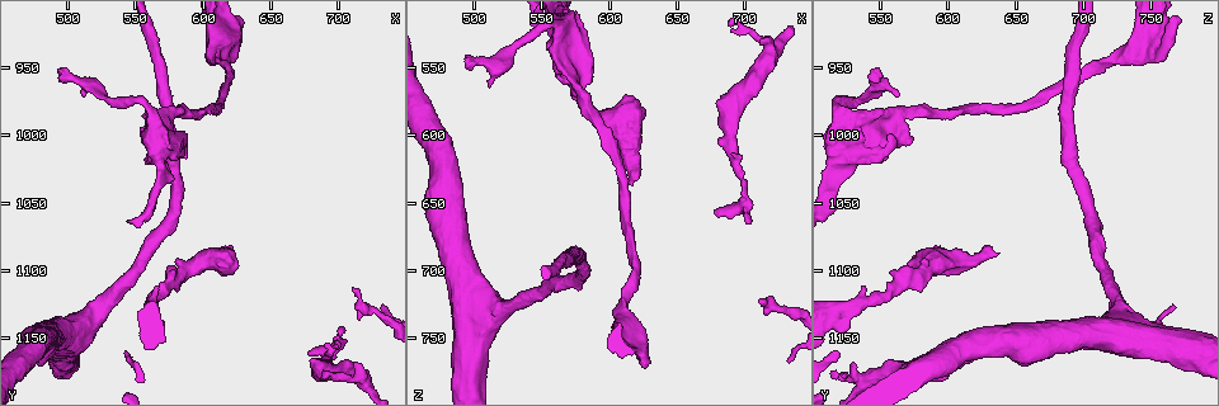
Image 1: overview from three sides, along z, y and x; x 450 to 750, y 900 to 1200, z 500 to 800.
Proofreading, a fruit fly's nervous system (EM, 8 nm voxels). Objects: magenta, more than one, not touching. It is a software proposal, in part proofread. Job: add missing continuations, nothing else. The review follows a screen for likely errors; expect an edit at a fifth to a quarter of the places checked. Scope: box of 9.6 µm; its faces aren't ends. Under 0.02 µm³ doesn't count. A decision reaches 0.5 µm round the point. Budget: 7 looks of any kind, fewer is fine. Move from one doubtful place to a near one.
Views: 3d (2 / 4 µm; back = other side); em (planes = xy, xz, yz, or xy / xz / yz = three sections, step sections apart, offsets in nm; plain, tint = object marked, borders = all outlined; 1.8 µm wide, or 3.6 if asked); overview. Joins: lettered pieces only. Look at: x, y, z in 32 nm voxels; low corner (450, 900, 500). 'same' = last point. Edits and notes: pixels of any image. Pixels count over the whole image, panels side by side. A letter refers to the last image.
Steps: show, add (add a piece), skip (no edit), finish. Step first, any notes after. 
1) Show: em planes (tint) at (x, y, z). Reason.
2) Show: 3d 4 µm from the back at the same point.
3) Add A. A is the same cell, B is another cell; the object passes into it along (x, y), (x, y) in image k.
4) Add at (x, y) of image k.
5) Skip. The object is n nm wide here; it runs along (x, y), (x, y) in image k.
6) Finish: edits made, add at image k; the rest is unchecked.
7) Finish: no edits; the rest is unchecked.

Show: 3d 2 µm at (616, 1086, 636). Thick end.

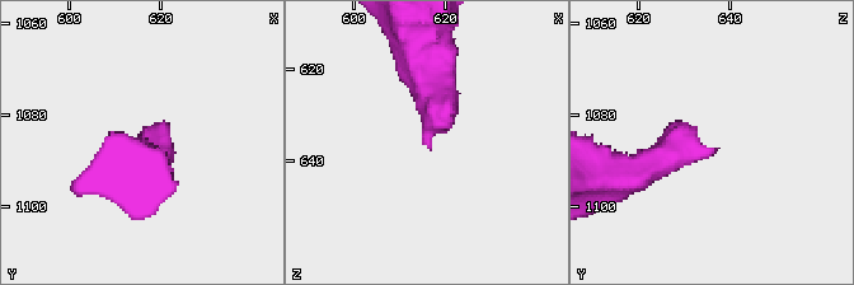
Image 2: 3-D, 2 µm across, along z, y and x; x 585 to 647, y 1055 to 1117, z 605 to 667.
Show: em planes (tint) at (616, 1087, 635).

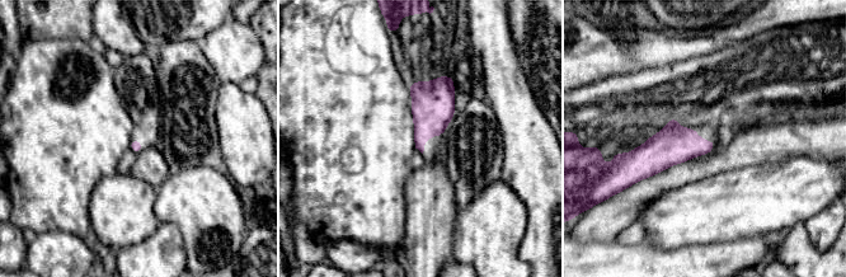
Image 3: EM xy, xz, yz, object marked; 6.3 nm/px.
Show: em planes (borders) at the same point. What lies round it.

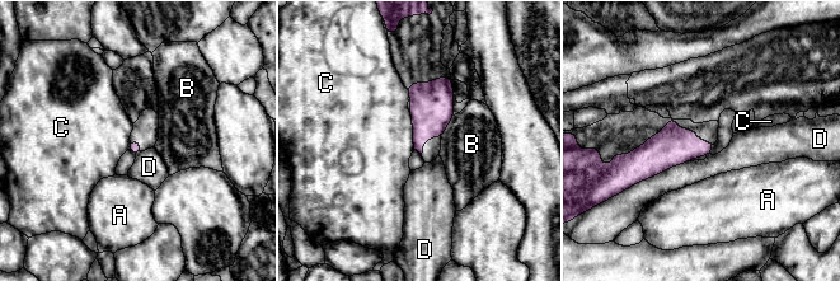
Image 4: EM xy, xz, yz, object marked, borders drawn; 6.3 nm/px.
Skip. A, B, C and D are other cells; a border runs along (409, 112), (414, 149) in image 4; none of them fits.

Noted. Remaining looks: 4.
Show: em yz step 4 (borders) at (678, 1164, 656). Tapers out.

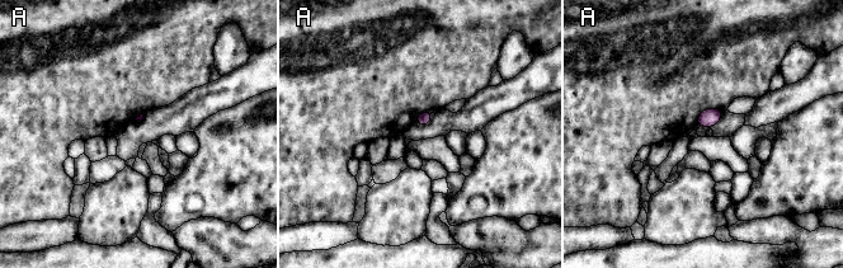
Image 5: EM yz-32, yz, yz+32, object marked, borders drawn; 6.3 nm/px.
Skip. A is another cell; a border runs along (724, 109), (706, 108), (696, 125) in image 5; none of them fits.

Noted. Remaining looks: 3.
Show: 3d 2 µm at (710, 1112, 726). Tapers out.

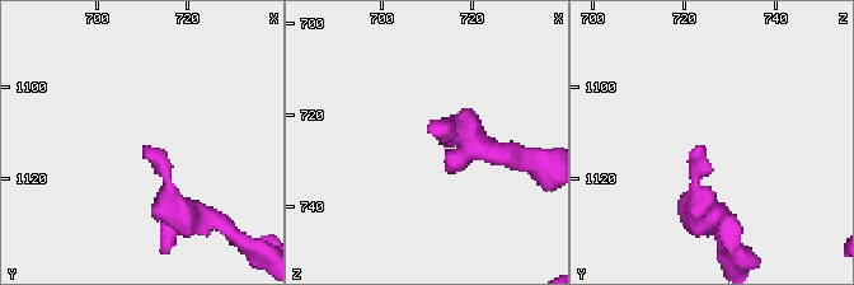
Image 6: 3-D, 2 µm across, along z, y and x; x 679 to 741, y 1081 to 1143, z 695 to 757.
Show: em planes (borders) at (710, 1113, 724).

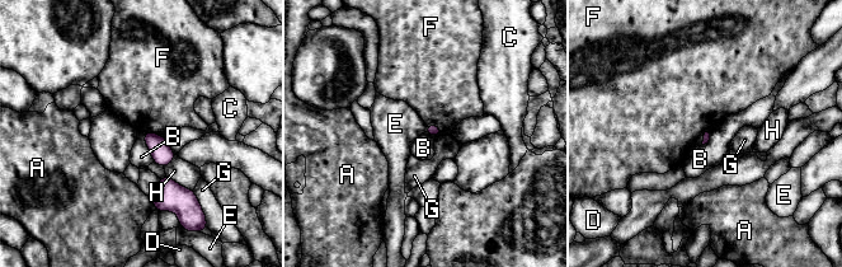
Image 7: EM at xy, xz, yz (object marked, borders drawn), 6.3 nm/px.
Skip. A, B, C, D, E, F, G and H are other cells; a border runs along (144, 132), (144, 140), (154, 162) in image 7; no lettered piece goes on from it.

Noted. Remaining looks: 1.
Finish: no edits; the rest is unchecked.

